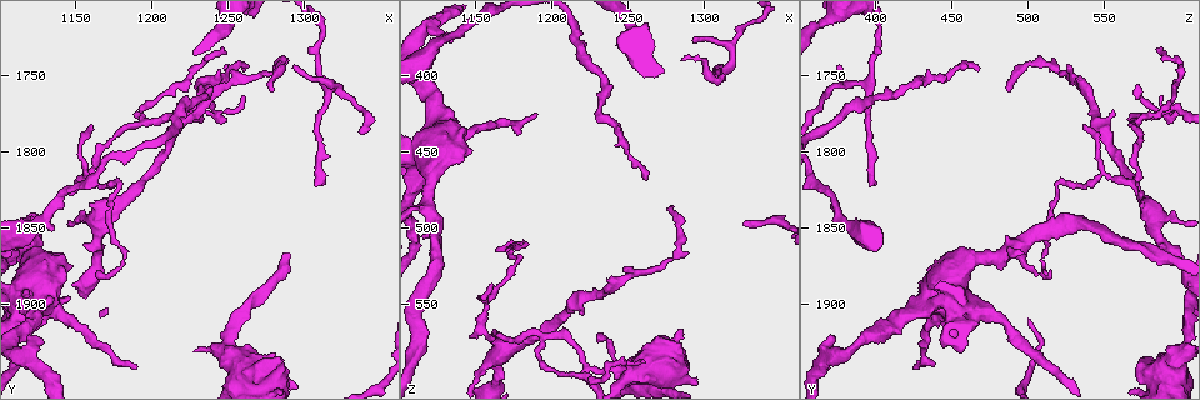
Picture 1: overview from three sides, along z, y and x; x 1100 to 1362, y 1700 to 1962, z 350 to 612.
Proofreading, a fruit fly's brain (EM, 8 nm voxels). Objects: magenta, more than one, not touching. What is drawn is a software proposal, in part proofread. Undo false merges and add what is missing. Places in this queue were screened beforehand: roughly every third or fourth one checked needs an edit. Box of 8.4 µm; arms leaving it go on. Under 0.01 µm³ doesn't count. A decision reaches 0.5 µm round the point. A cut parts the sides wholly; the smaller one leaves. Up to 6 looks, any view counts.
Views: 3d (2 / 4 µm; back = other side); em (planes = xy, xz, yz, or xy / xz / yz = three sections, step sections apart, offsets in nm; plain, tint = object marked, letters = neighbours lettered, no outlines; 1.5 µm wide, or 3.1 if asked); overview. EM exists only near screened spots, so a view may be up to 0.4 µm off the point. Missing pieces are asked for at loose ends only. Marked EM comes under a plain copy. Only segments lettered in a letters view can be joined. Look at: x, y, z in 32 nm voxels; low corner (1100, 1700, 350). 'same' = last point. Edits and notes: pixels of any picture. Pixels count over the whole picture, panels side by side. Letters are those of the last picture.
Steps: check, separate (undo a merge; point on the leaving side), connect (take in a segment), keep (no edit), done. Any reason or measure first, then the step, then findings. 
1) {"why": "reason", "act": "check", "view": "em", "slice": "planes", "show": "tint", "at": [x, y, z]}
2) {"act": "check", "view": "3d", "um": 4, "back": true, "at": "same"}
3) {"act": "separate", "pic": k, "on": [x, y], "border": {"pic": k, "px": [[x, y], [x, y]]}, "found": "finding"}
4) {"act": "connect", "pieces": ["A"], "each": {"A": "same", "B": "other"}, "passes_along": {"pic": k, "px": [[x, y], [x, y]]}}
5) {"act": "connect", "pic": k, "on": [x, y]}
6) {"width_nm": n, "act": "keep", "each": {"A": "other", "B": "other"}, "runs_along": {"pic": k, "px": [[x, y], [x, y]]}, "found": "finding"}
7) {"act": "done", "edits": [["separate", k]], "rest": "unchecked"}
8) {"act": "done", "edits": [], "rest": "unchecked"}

{"why": "thin end", "act": "check", "view": "em", "slice": "planes", "show": "letters", "at": [1278, 1760, 488]}

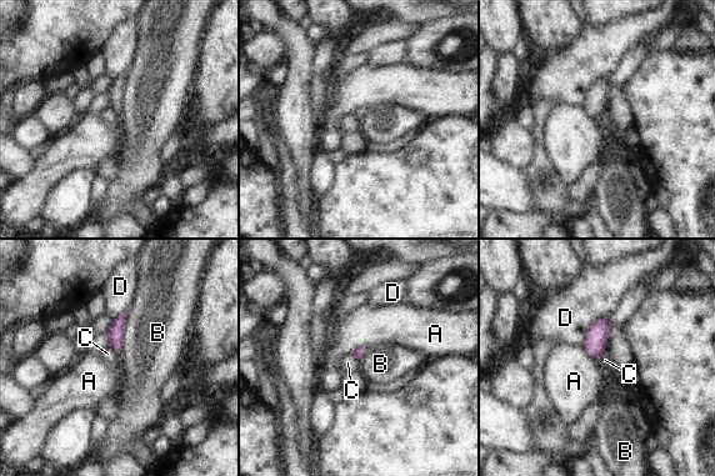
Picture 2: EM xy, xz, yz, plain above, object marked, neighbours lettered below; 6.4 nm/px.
{"act": "keep", "each": {"A": "other", "B": "other", "C": "other", "D": "other"}, "border": {"pic": 2, "px": [[130, 309], [118, 355]]}, "found": "no lettered segment goes on from it"}

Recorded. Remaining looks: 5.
{"why": "thin neck", "act": "check", "view": "3d", "um": 4, "at": [1232, 1756, 424]}

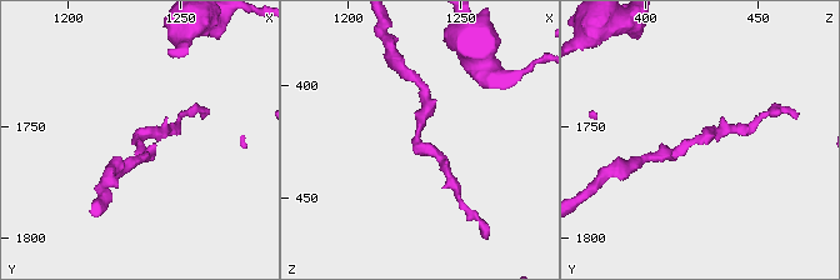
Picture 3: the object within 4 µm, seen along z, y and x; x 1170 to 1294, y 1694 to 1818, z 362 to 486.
{"act": "check", "view": "em", "slice": "xy", "step": 4, "show": "tint", "at": [1230, 1756, 425]}

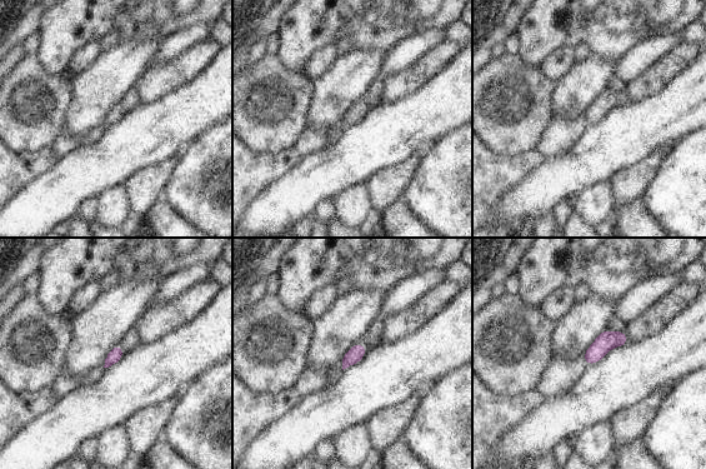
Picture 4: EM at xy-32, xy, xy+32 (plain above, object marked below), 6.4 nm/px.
{"act": "check", "view": "em", "slice": "xz", "step": 4, "show": "letters", "at": "same"}

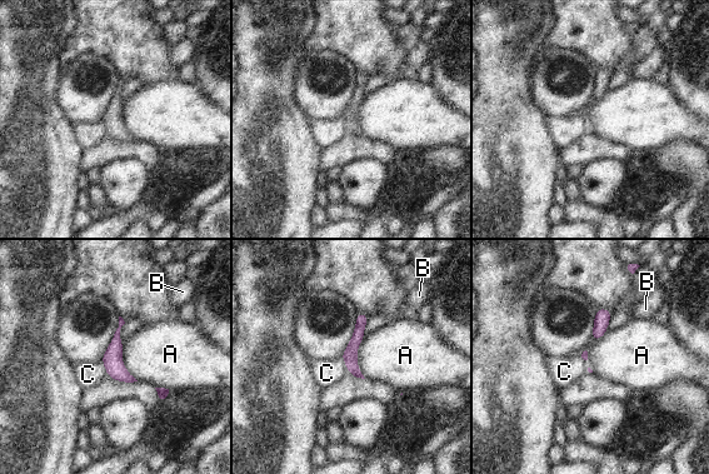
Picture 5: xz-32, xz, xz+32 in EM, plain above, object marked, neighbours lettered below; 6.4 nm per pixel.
{"width_nm": 50, "longest_contact_nm": ["A", 280], "act": "keep", "each": {"A": "other", "B": "other", "C": "other"}, "found": "all the same neuron"}

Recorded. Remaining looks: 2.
{"why": "free end", "act": "check", "view": "3d", "um": 2, "at": [1190, 1942, 424]}

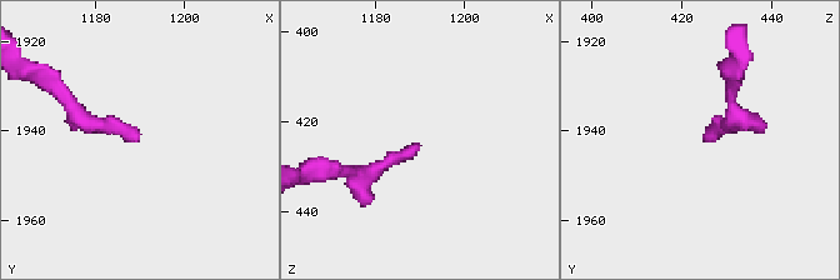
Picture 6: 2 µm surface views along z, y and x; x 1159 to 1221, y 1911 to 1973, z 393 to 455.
{"why": "shape alone is not enough", "act": "check", "view": "em", "slice": "planes", "show": "letters", "at": [1189, 1942, 425]}

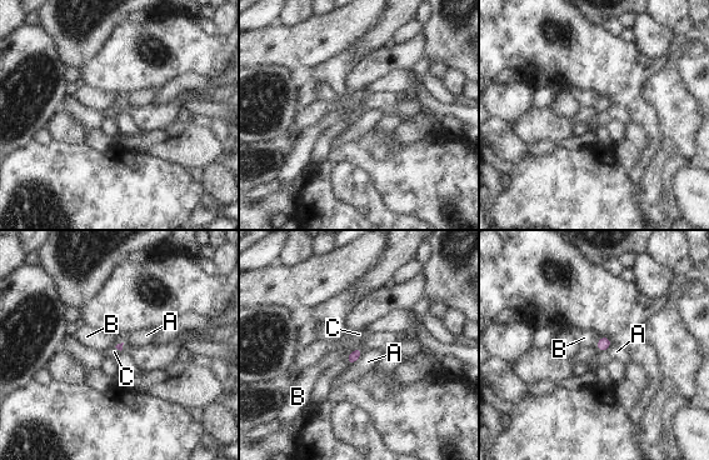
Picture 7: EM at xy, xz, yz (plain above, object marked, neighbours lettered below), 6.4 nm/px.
{"act": "keep", "each": {"A": "other", "B": "other", "C": "other"}, "border": {"pic": 7, "px": [[360, 346], [355, 348], [344, 360]]}, "found": "no lettered segment goes on from it"}

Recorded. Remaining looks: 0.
{"act": "done", "edits": [], "rest": "unchecked"}

